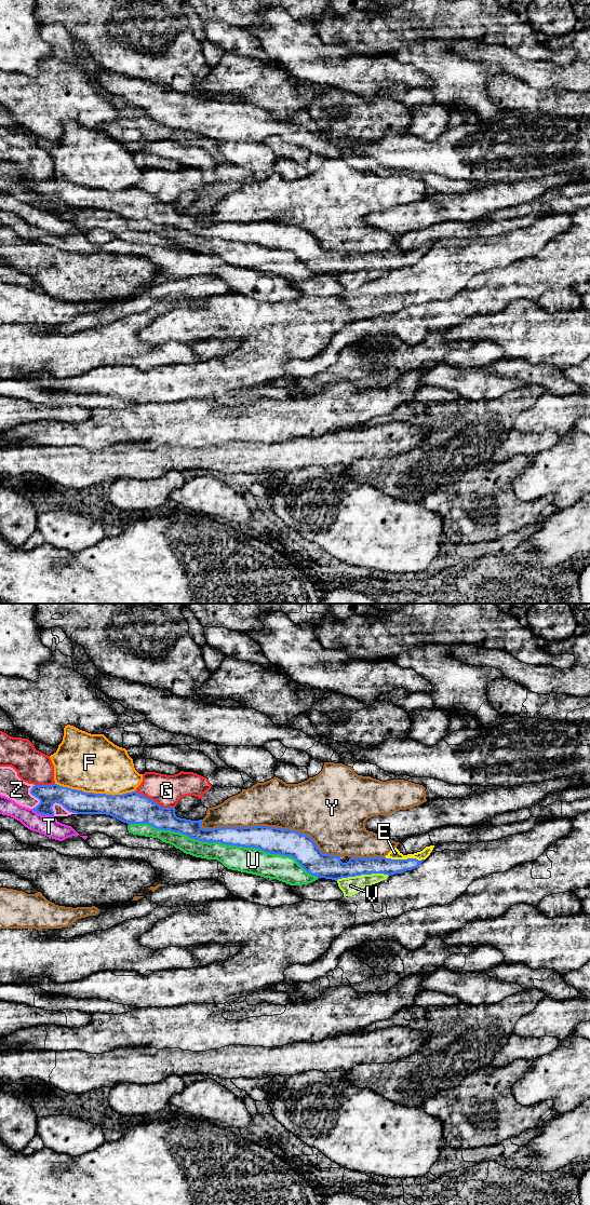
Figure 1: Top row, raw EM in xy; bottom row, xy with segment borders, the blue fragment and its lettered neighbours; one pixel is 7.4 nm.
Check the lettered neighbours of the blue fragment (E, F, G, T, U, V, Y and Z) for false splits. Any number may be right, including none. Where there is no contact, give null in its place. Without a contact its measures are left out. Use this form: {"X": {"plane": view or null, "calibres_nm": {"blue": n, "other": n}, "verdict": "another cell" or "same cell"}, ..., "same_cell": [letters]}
{"E": {"plane": "xy", "calibres_nm": {"blue": 130, "other": 80}, "verdict": "same cell"}, "F": {"plane": "xy", "calibres_nm": {"blue": 200, "other": 440}, "verdict": "another cell"}, "G": {"plane": "xy", "calibres_nm": {"blue": 240, "other": 240}, "verdict": "another cell"}, "T": {"plane": "xy", "calibres_nm": {"blue": 170, "other": 150}, "verdict": "another cell"}, "U": {"plane": "xy", "calibres_nm": {"blue": 160, "other": 190}, "verdict": "another cell"}, "V": {"plane": "xy", "calibres_nm": {"blue": 180, "other": 140}, "verdict": "another cell"}, "Y": {"plane": "xy", "calibres_nm": {"blue": 200, "other": 360}, "verdict": "another cell"}, "Z": {"plane": "xy", "calibres_nm": {"blue": 180, "other": 80}, "verdict": "another cell"}, "same_cell": ["E"]}

